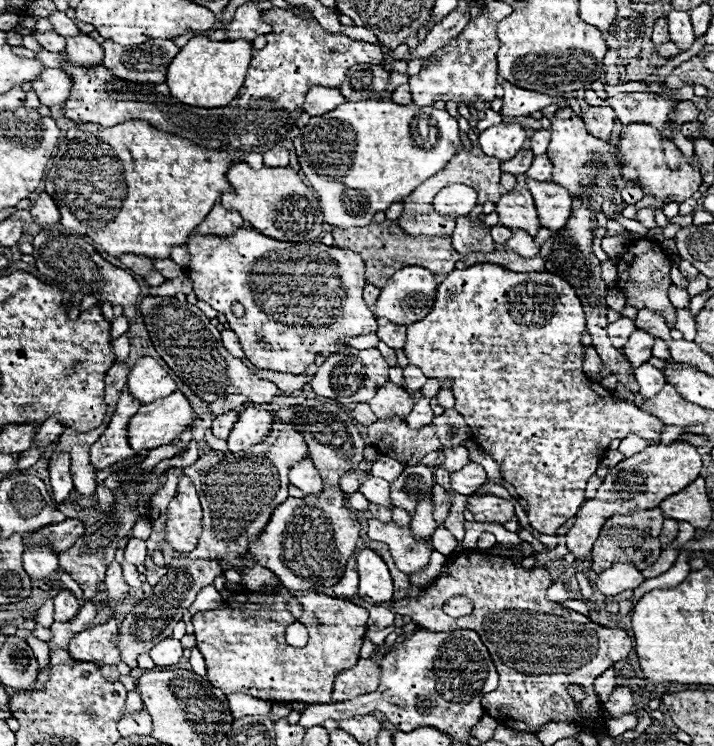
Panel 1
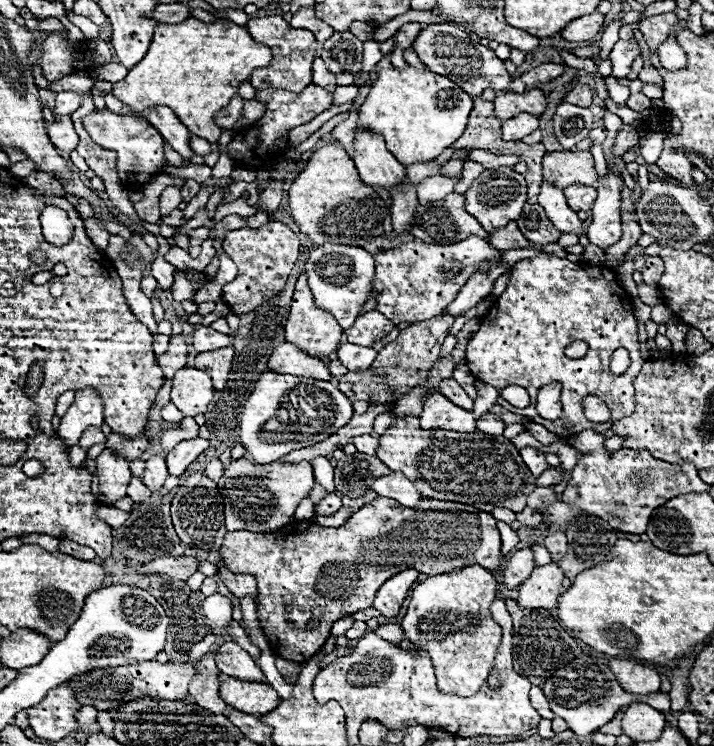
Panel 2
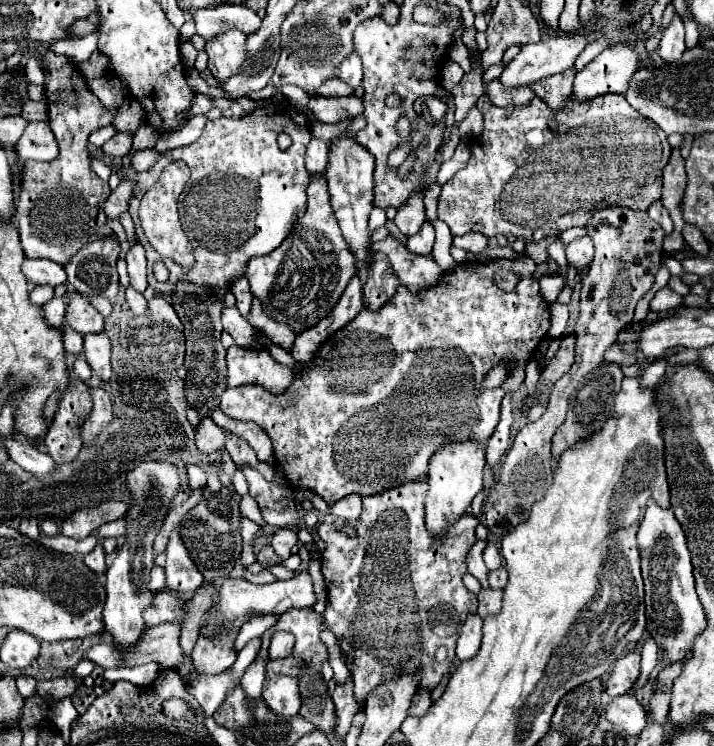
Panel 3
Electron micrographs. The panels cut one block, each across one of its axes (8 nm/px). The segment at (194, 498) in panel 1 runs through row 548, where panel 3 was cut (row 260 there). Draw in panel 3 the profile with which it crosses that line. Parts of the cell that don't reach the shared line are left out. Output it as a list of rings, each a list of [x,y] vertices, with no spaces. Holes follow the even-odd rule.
[[[172,162],[166,166],[158,182],[144,194],[140,202],[140,222],[150,244],[160,256],[170,258],[180,266],[192,266],[192,246],[182,230],[180,216],[178,216],[178,196],[182,194],[186,182],[188,182],[188,166],[184,166],[182,162]]]

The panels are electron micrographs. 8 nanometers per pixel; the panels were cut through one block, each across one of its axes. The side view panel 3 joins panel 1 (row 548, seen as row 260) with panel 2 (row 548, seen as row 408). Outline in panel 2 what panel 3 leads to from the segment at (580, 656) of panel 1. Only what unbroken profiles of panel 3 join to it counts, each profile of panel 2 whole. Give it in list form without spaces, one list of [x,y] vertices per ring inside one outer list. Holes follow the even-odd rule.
[[[376,498],[356,510],[342,526],[324,528],[310,520],[294,520],[274,532],[226,532],[220,548],[222,560],[230,572],[252,574],[258,582],[258,620],[270,642],[270,650],[292,662],[304,662],[322,650],[332,624],[358,610],[370,608],[376,592],[390,576],[416,568],[422,574],[442,574],[460,566],[480,564],[486,570],[500,568],[500,532],[492,514],[476,510],[468,504],[450,500],[422,498],[420,504],[406,508],[392,498]],[[310,620],[318,620],[316,628],[308,628]]]

